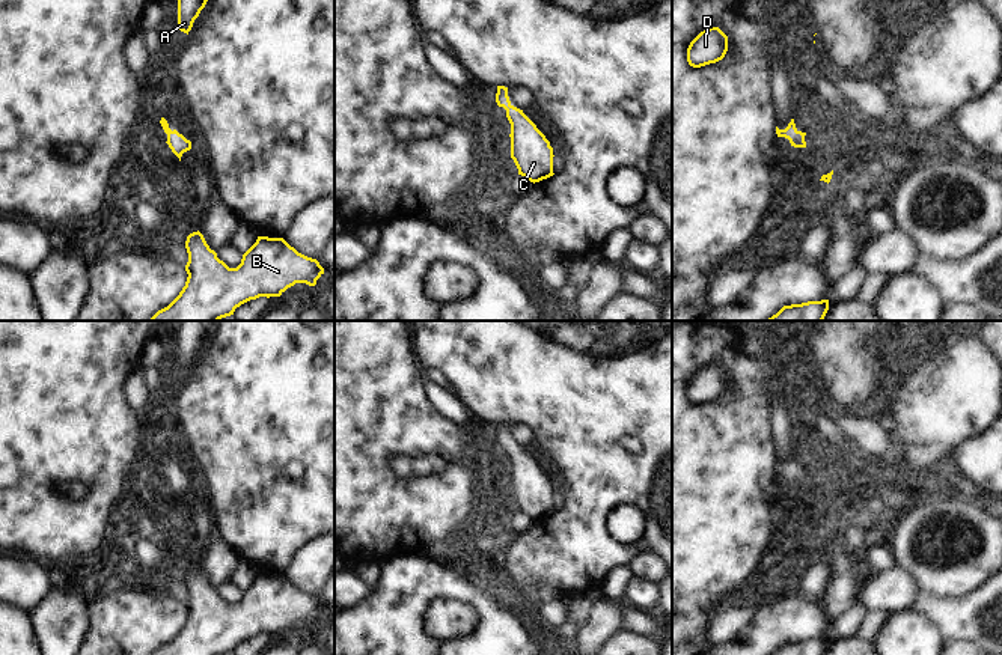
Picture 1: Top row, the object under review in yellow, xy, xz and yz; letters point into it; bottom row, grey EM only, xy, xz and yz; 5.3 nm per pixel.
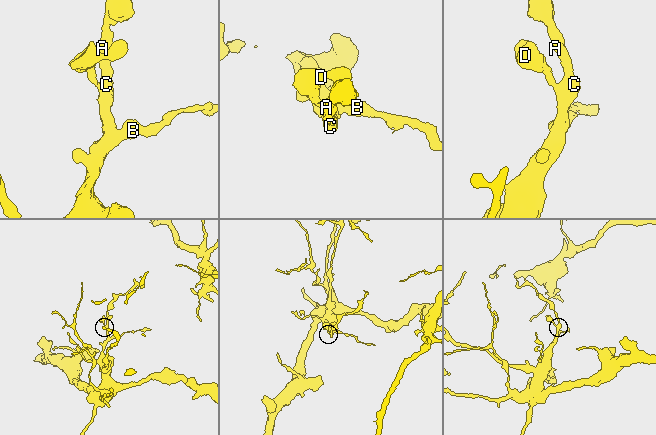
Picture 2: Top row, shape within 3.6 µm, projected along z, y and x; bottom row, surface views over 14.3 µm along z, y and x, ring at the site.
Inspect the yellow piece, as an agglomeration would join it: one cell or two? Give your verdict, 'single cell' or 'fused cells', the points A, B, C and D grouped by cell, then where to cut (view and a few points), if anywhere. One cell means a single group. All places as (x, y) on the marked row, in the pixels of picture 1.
single cell | A B C D | no cut

